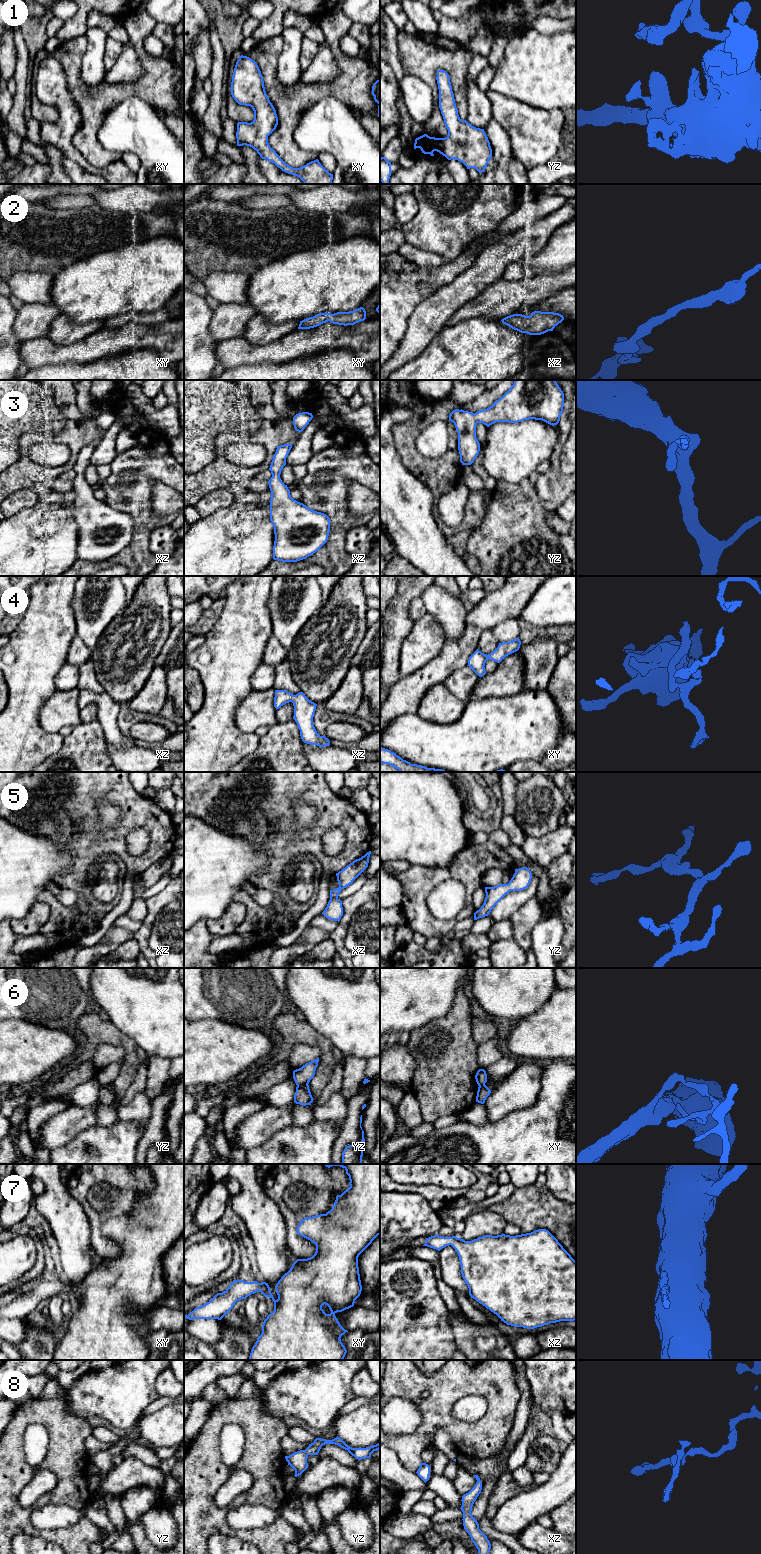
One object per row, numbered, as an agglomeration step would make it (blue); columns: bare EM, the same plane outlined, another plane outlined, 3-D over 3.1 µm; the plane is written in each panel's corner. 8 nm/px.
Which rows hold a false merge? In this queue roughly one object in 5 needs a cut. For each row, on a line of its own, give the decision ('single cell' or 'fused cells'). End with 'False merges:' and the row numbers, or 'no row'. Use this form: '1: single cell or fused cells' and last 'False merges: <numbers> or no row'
1: single cell
2: single cell
3: single cell
4: single cell
5: single cell
6: fused cells
7: single cell
8: single cell
False merges: 6

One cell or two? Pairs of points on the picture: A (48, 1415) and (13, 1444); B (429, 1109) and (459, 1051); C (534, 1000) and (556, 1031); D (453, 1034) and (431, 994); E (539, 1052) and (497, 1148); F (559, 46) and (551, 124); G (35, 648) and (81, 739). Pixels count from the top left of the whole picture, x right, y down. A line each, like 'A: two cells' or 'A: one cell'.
A: one cell
B: one cell
C: two cells
D: two cells
E: two cells
F: two cells
G: two cells

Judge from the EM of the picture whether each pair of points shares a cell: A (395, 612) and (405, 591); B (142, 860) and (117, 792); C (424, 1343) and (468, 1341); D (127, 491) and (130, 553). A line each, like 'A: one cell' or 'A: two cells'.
A: one cell
B: one cell
C: two cells
D: one cell

